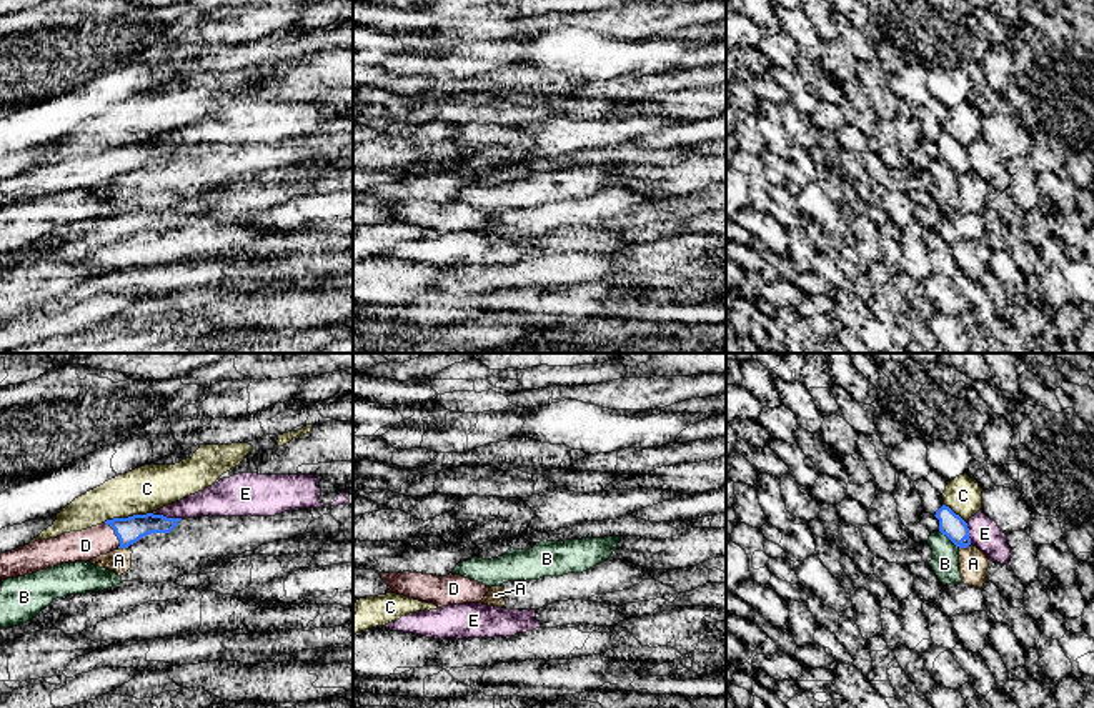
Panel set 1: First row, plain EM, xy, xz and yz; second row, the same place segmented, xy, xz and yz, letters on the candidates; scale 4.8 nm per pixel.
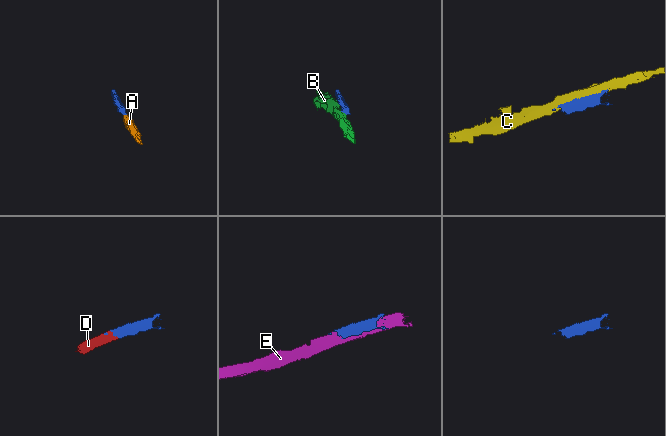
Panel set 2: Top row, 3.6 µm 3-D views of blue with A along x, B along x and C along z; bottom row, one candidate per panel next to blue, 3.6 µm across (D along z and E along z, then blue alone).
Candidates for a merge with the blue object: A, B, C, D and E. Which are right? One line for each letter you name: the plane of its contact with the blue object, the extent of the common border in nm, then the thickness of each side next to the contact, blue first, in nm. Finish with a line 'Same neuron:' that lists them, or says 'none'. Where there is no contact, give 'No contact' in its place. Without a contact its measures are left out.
D: Touches blue in xy. Shared border 140 nm. Thickness 130 nm (blue) against 150 nm
Same neuron: D

